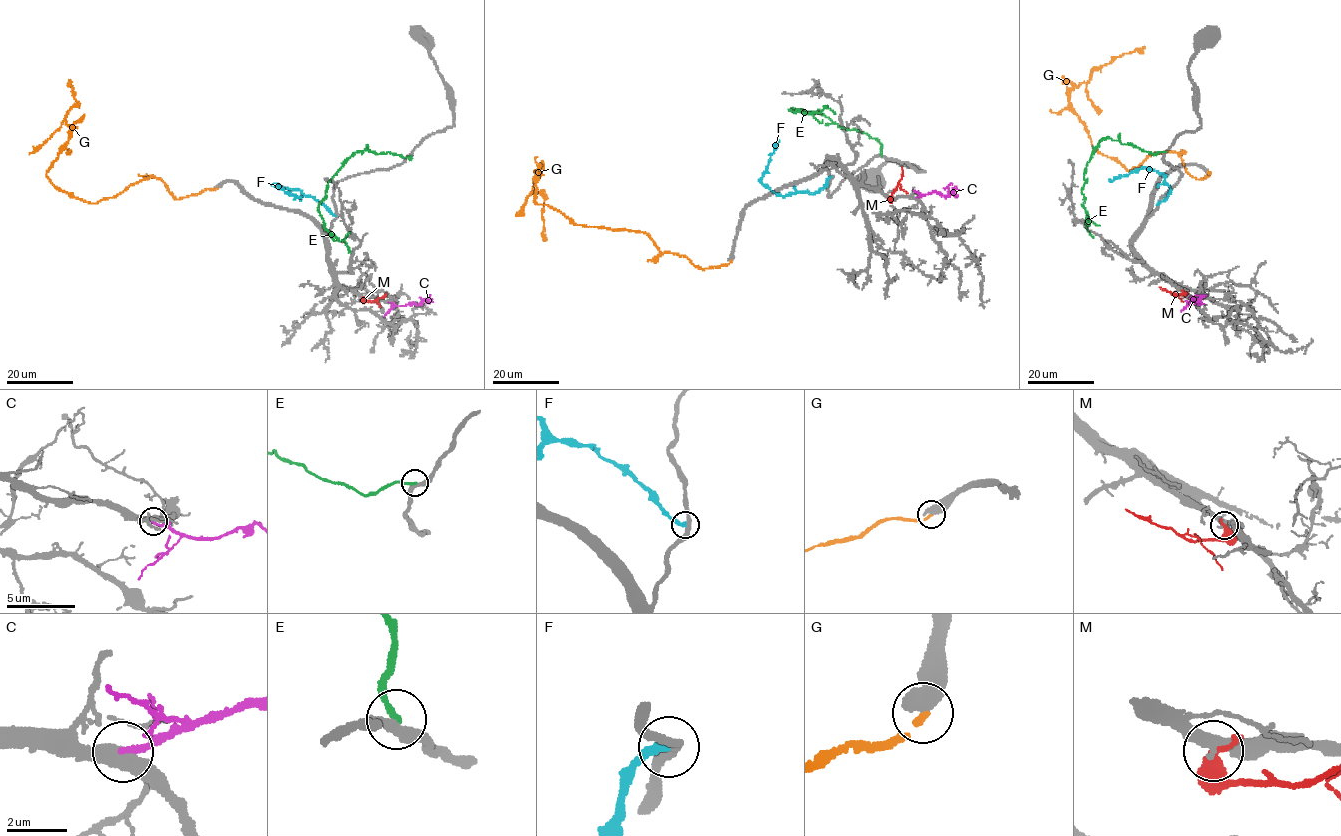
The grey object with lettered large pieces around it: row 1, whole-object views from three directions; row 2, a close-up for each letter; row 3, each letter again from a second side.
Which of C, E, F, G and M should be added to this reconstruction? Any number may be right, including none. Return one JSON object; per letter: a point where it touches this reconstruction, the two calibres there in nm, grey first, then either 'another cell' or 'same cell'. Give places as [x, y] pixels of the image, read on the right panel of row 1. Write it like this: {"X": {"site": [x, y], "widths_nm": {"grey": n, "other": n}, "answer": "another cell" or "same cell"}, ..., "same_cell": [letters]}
{"C": {"site": [1191, 298], "widths_nm": {"grey": 440, "other": 200}, "answer": "same cell"}, "E": {"site": [1165, 151], "widths_nm": {"grey": 320, "other": 200}, "answer": "another cell"}, "F": {"site": [1158, 205], "widths_nm": {"grey": 280, "other": 320}, "answer": "another cell"}, "G": {"site": [1208, 172], "widths_nm": {"grey": 600, "other": 190}, "answer": "another cell"}, "M": {"site": [1183, 291], "widths_nm": {"grey": 360, "other": 500}, "answer": "another cell"}, "same_cell": ["C"]}

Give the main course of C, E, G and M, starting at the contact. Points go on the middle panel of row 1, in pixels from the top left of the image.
C: (916, 198), (933, 192), (947, 195), (953, 194), (952, 188)
E: (882, 154), (880, 143), (863, 131), (841, 128), (816, 112), (789, 110), (819, 113), (825, 107), (836, 114)
G: (731, 261), (698, 267), (640, 231), (576, 225), (533, 201), (538, 173), (544, 241)
M: (889, 198), (902, 174), (902, 166)

